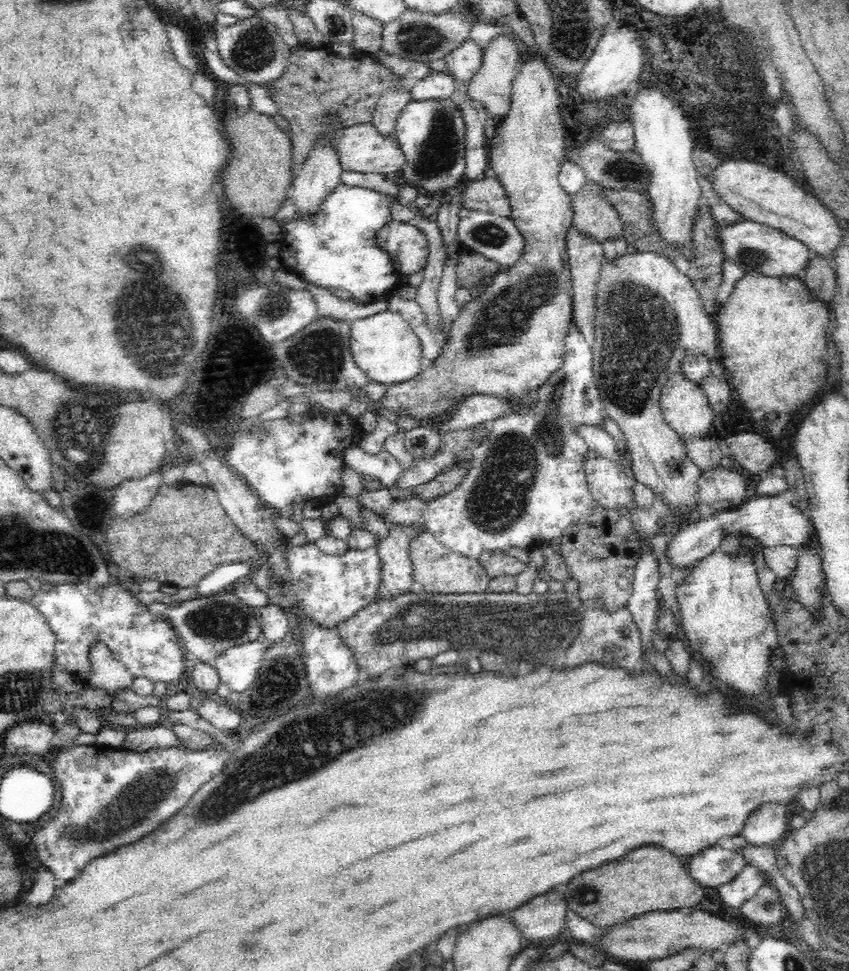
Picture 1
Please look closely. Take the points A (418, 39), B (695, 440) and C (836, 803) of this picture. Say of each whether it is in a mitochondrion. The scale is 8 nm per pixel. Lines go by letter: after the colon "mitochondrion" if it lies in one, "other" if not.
A: mitochondrion
B: other
C: other

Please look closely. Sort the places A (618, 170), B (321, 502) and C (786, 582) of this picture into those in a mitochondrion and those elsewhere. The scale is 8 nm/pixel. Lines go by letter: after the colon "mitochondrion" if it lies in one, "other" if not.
A: mitochondrion
B: other
C: other

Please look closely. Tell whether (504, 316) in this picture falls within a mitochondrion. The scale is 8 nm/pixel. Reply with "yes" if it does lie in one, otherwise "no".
yes

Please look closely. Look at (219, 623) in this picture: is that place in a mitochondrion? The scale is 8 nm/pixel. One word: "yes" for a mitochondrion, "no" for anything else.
yes

